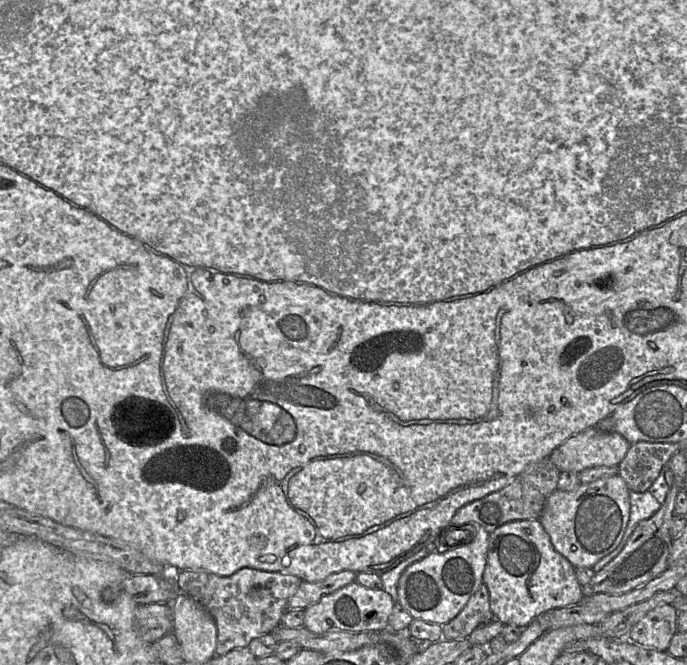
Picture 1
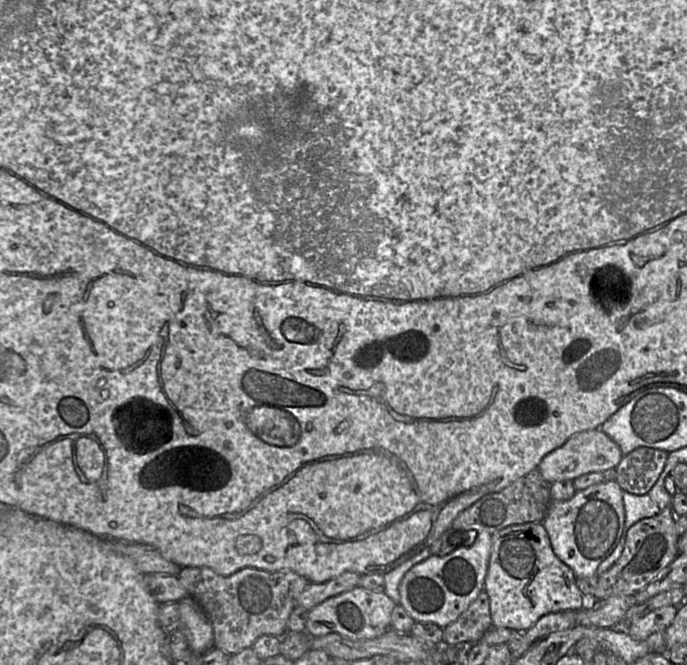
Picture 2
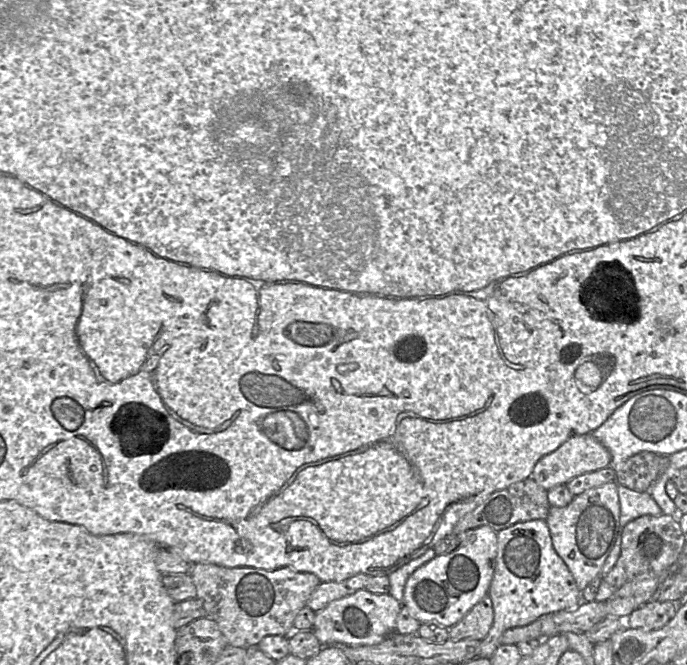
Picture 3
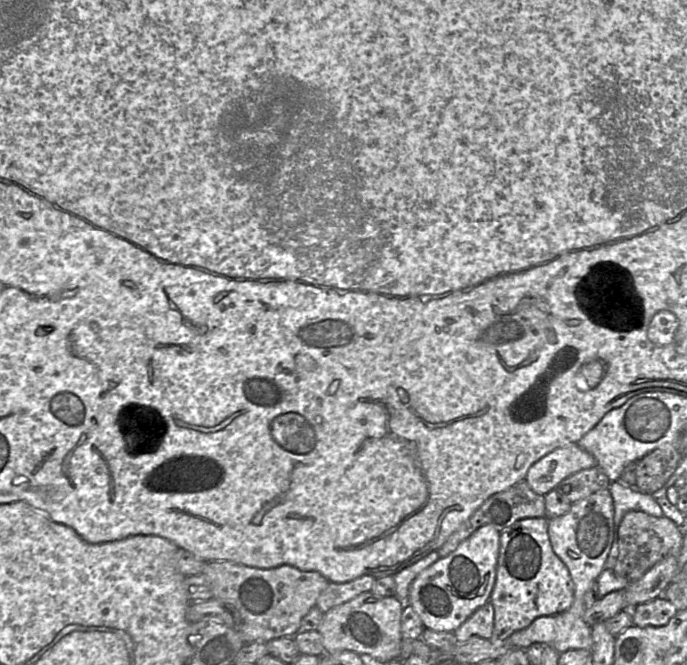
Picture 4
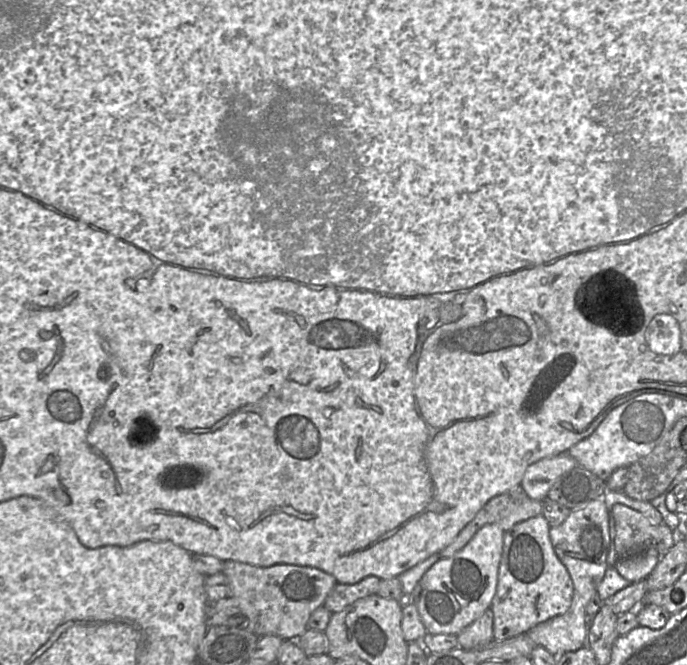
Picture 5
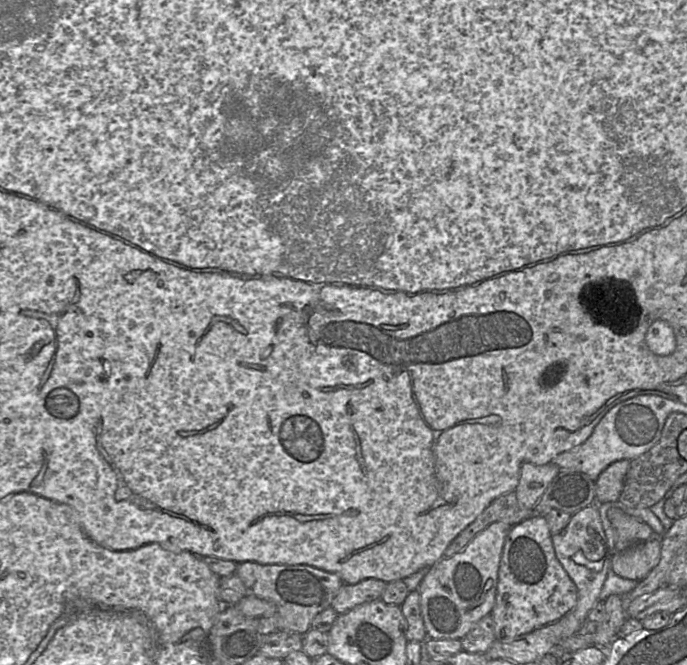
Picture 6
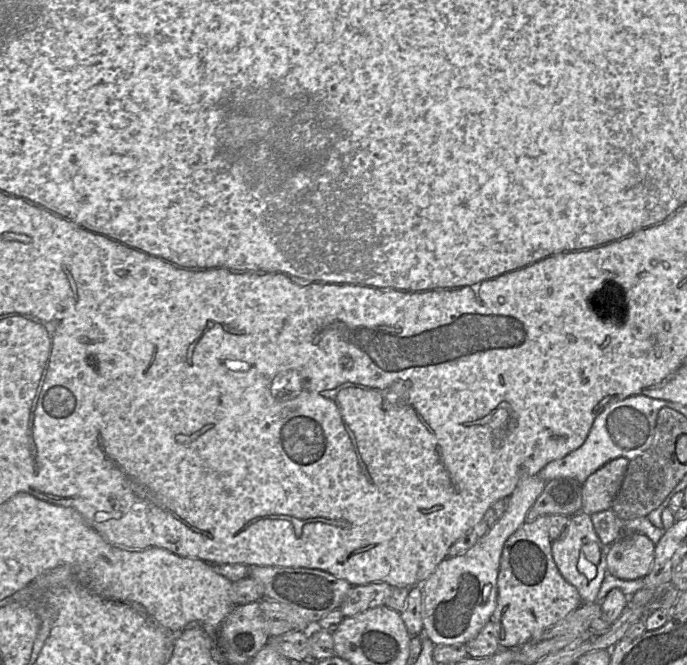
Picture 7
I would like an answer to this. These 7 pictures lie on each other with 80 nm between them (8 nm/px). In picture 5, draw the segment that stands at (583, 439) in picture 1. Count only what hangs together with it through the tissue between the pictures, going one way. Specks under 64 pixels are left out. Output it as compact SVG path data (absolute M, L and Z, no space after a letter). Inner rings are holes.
M567 452L543 458L527 467L520 486L531 499L543 501L557 479L576 467L578 467L577 461Z

